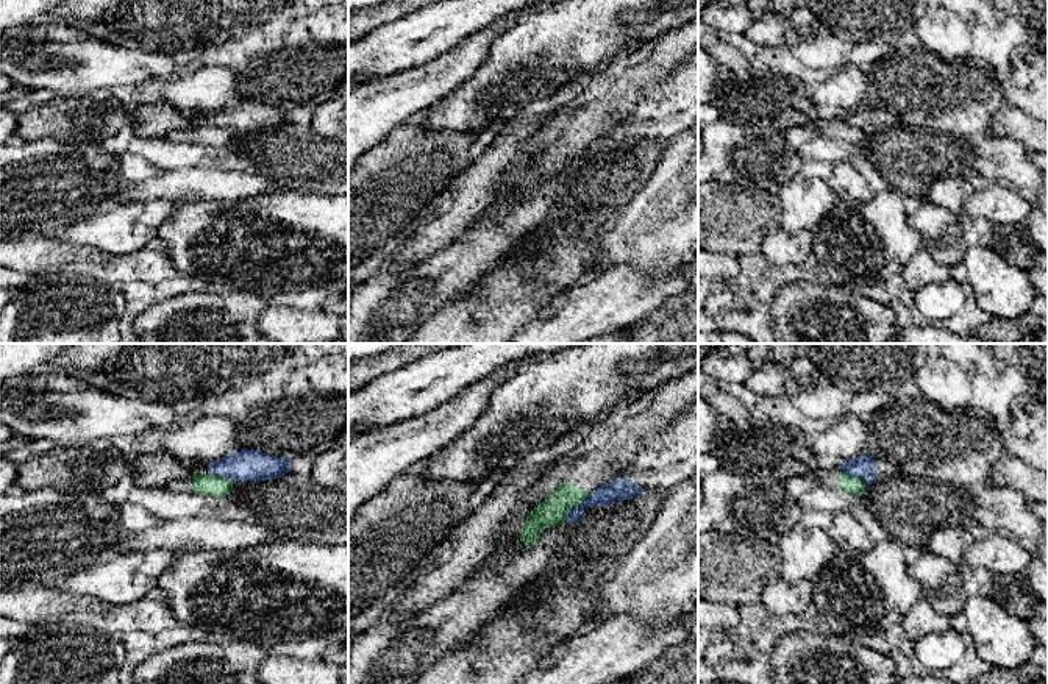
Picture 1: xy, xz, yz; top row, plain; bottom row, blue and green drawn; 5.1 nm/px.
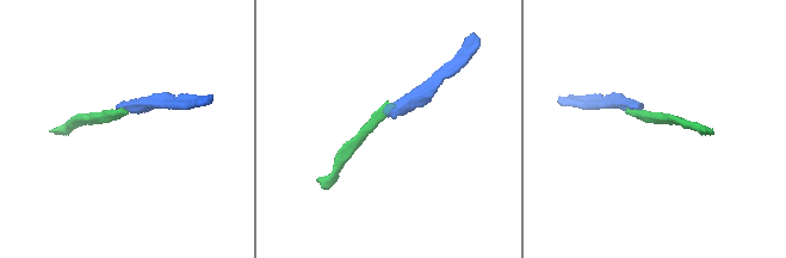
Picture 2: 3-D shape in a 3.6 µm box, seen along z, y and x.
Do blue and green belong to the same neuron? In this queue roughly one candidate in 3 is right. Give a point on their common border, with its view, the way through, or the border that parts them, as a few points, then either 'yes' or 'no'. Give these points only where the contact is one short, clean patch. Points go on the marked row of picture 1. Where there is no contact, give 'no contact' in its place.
xz (575, 506) | along xz (591, 494), (575, 505), (566, 519) | no

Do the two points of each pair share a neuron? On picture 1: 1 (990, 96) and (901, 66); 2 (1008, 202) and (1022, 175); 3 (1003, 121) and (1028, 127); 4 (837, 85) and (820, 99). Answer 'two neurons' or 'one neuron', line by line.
1: one neuron
2: two neurons
3: one neuron
4: one neuron

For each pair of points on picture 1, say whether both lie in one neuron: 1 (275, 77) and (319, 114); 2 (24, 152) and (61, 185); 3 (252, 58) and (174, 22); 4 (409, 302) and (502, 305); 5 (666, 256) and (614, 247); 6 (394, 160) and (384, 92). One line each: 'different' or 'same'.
1: different
2: same
3: different
4: different
5: same
6: different

